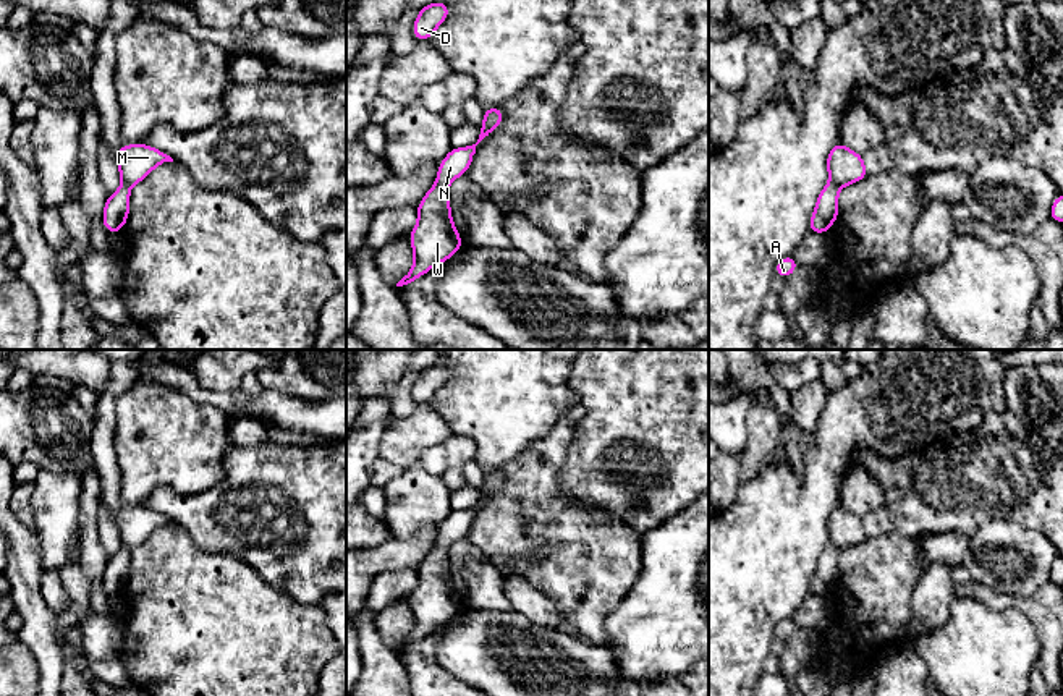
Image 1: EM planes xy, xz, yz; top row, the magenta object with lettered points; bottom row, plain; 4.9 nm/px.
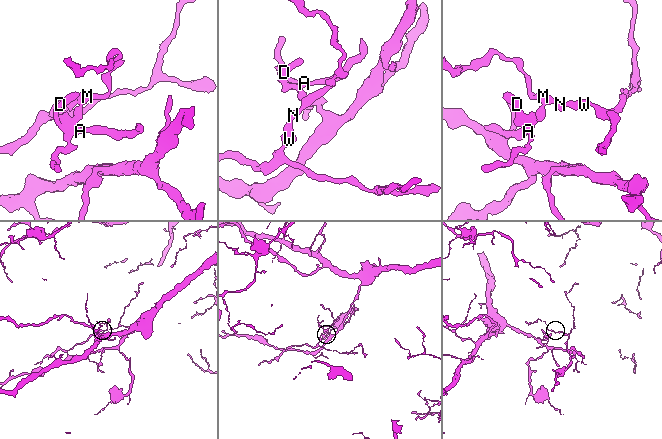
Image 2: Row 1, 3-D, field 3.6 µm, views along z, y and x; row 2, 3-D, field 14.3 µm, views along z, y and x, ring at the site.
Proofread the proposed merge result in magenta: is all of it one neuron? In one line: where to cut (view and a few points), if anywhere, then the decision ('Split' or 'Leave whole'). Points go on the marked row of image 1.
Split along yz (830, 180), (840, 186). Split

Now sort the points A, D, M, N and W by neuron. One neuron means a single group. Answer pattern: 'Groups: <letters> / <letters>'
Groups: A D / M N W

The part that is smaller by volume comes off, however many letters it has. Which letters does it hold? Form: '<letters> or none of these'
A, D

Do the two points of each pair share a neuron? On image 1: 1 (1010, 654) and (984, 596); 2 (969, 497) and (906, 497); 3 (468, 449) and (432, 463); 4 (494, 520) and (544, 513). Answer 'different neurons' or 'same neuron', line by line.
1: different neurons
2: same neuron
3: same neuron
4: same neuron

